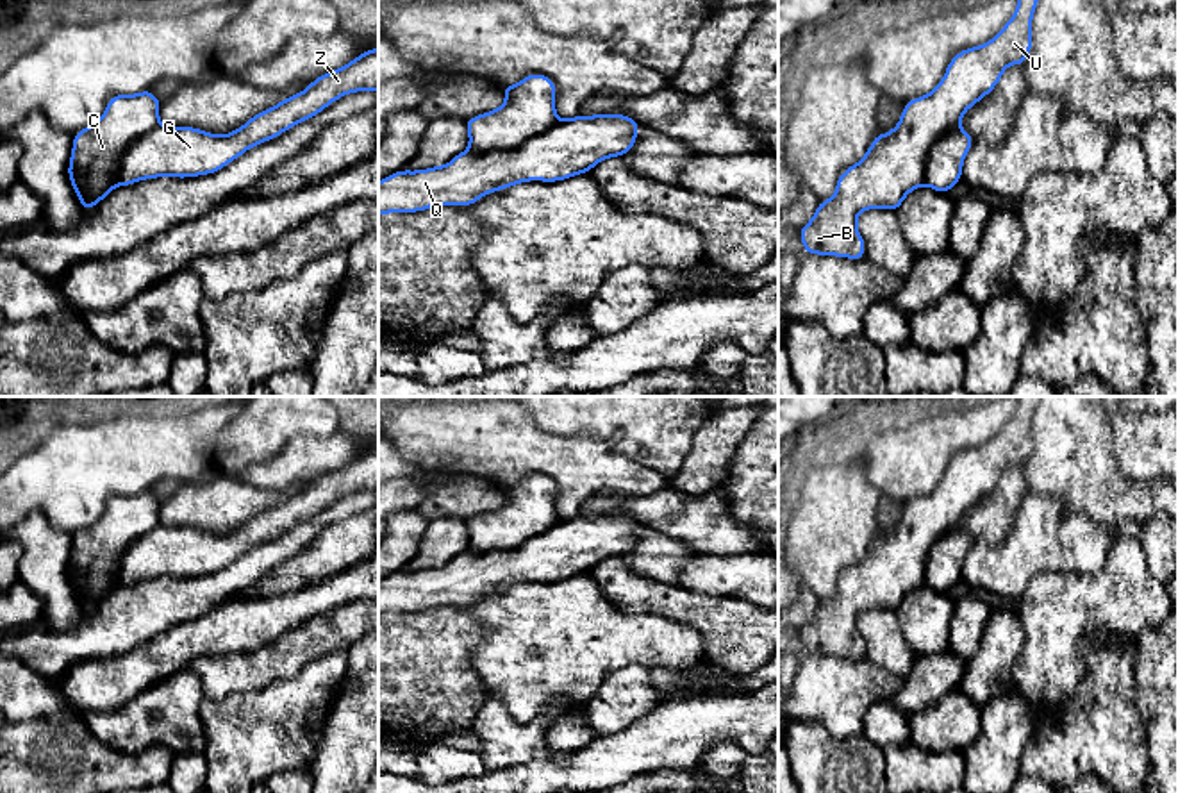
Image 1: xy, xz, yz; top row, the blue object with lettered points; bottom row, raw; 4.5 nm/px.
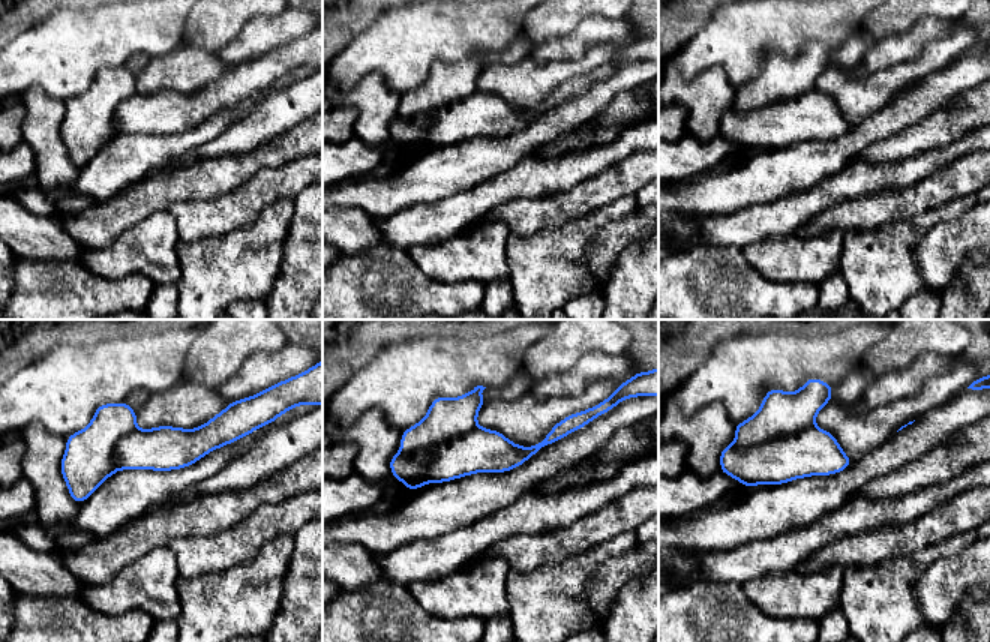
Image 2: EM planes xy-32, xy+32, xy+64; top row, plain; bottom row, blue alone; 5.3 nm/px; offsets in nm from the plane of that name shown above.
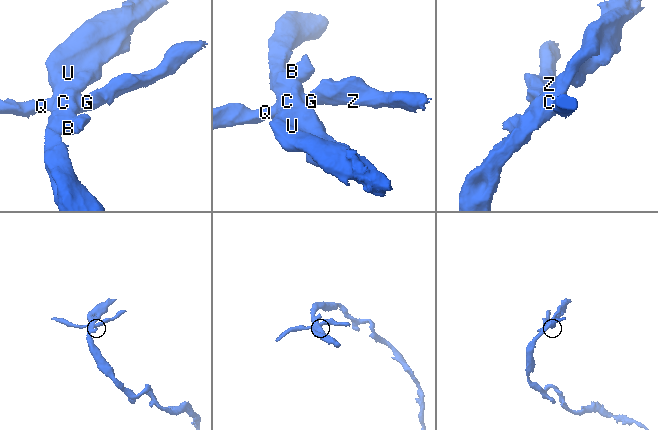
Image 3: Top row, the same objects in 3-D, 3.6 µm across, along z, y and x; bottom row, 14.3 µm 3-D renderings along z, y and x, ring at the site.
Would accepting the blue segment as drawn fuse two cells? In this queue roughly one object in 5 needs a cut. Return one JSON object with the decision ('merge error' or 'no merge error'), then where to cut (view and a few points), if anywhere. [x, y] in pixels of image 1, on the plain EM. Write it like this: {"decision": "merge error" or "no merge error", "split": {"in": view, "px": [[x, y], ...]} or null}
{"decision": "merge error", "split": {"in": "xz", "px": [[559, 520], [514, 549], [470, 549]]}}

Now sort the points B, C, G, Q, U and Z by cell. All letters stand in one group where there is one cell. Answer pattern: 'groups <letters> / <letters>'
groups B C U / G Q Z

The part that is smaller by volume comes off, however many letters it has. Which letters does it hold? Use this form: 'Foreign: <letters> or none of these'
Foreign: G, Q, Z

